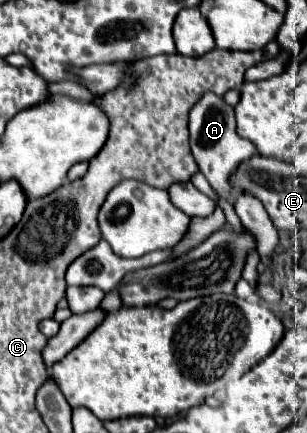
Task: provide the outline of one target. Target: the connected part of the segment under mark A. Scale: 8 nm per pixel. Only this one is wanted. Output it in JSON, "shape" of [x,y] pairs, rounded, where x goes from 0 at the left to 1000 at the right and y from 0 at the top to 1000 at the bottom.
{"shape":[[[674,210],[661,224],[629,242],[616,261],[616,307],[622,307],[622,353],[655,390],[655,400],[674,409],[687,432],[720,450],[746,455],[752,427],[746,427],[746,404],[759,390],[785,376],[805,372],[811,363],[831,358],[831,335],[792,316],[772,312],[765,303],[765,261],[759,247],[726,233],[726,224]]]}

